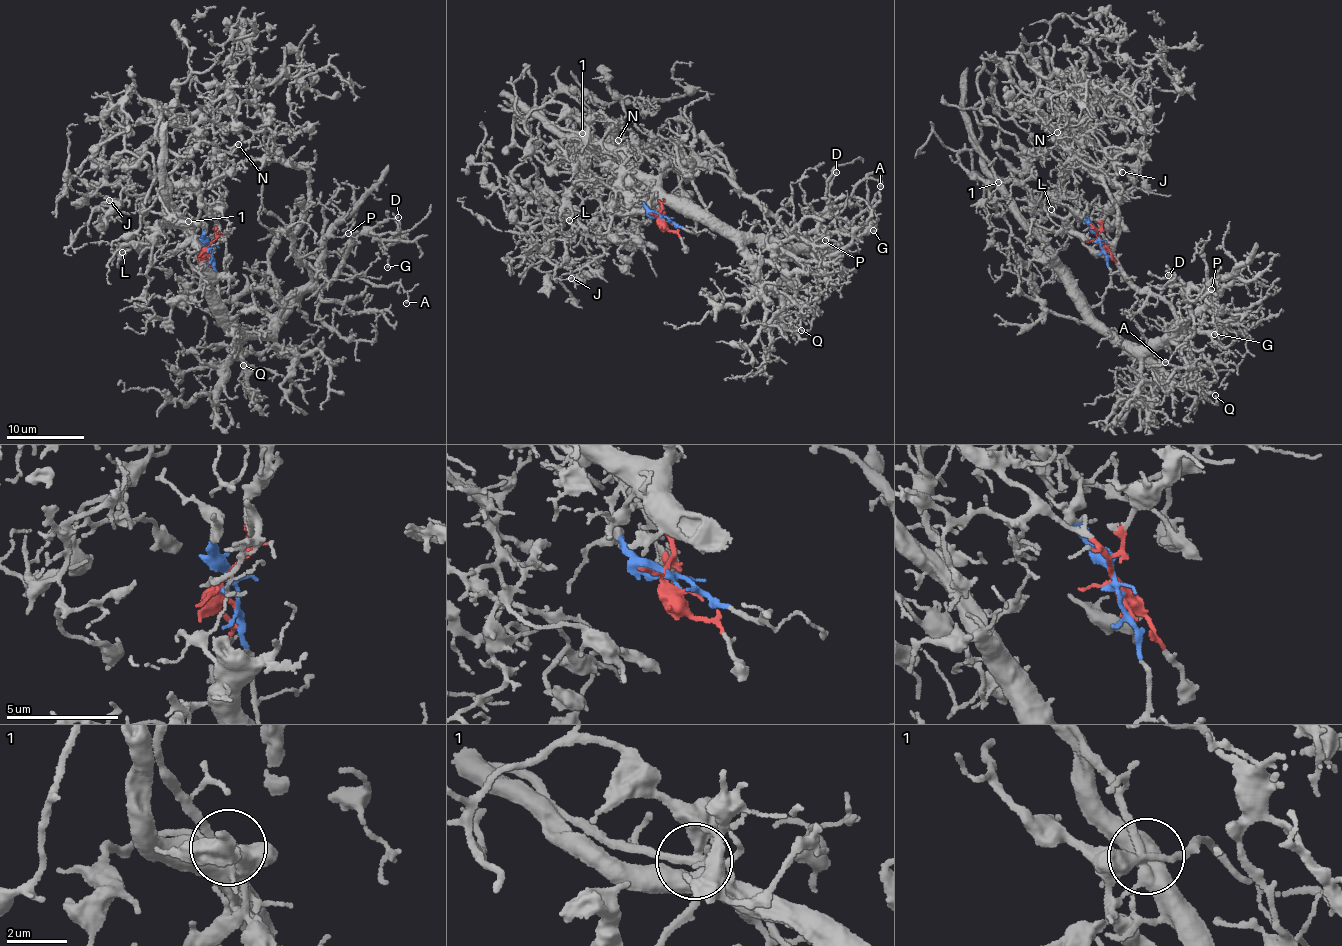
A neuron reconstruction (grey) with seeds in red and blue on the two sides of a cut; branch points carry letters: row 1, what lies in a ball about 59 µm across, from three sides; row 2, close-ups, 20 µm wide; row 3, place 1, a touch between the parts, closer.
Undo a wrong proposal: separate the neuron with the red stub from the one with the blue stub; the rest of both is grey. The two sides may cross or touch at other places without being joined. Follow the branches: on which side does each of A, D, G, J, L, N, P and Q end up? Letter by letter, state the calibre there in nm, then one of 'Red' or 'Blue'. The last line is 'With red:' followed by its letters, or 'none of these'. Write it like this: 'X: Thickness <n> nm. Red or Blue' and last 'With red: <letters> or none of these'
A: Thickness 130 nm. Blue
D: Thickness 140 nm. Blue
G: Thickness 130 nm. Blue
J: Thickness 140 nm. Red
L: Thickness 110 nm. Red
N: Thickness 110 nm. Red
P: Thickness 110 nm. Blue
Q: Thickness 140 nm. Blue
With red: J, L, N

